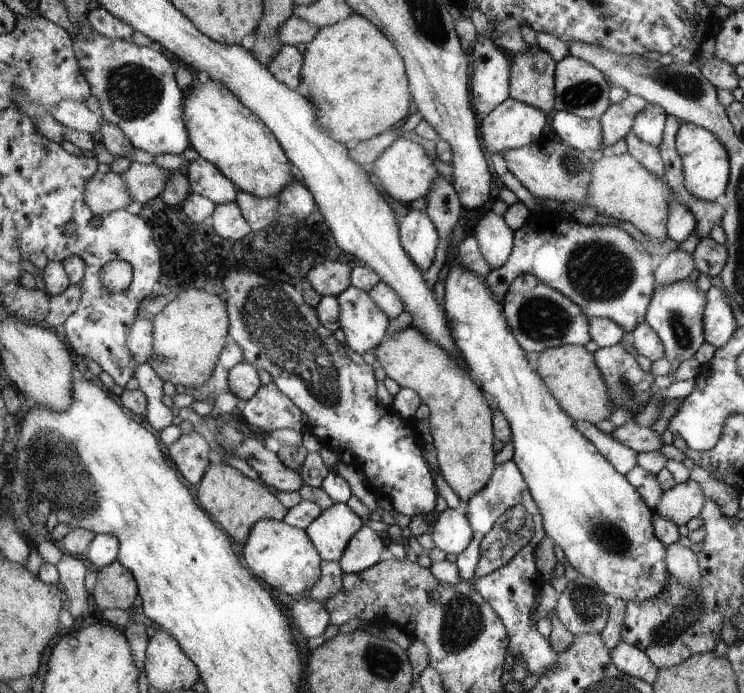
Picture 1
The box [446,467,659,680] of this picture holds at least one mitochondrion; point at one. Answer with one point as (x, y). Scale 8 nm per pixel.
(611, 538)

